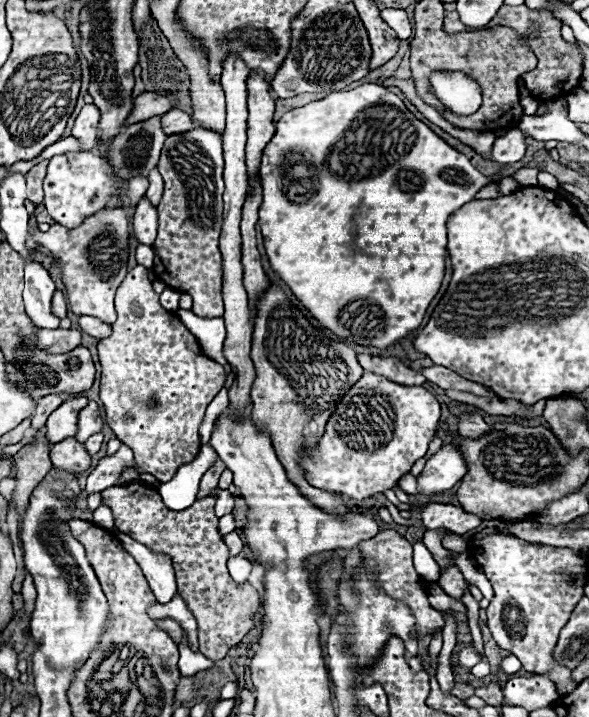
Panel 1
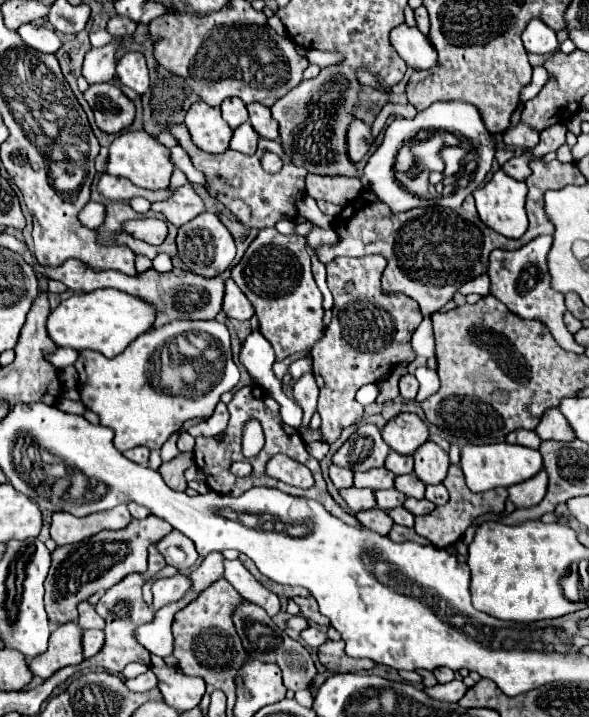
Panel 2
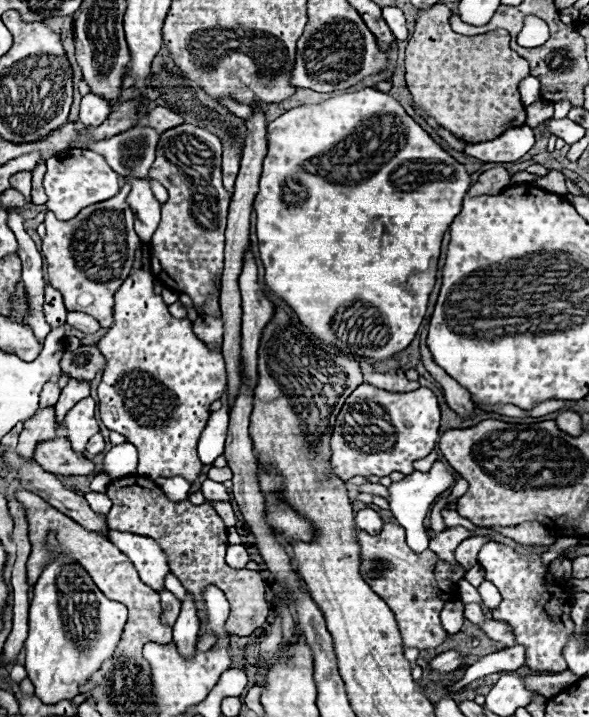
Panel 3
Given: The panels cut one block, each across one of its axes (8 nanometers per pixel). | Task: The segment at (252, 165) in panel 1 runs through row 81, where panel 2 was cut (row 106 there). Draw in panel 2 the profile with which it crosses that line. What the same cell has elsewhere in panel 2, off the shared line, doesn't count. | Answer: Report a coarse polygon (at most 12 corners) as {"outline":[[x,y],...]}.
{"outline":[[248,104],[250,124],[260,138],[278,140],[270,108]]}

